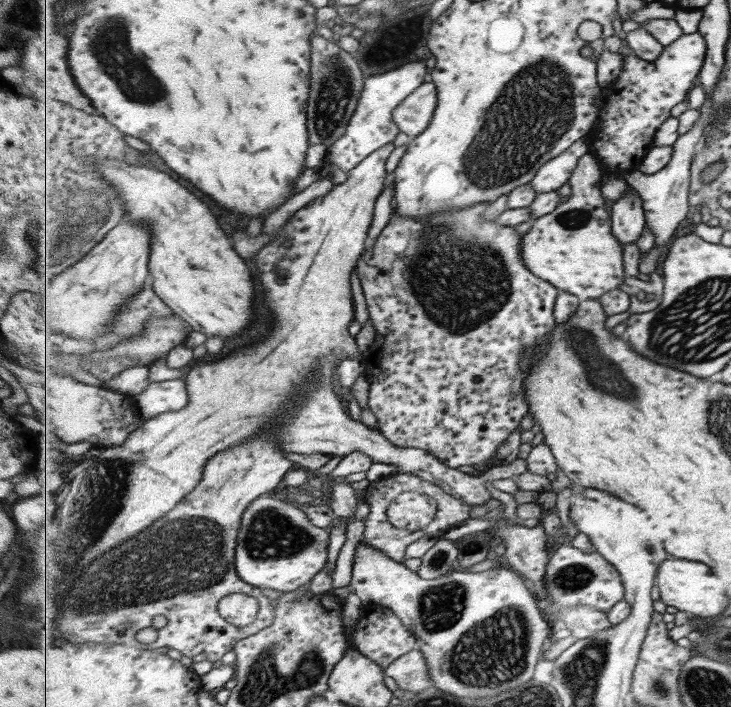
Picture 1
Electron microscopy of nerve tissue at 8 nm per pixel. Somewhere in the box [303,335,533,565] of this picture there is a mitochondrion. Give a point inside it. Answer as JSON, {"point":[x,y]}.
{"point":[470,547]}

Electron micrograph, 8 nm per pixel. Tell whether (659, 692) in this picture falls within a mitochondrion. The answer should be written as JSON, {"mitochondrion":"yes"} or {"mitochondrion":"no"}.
{"mitochondrion":"yes"}

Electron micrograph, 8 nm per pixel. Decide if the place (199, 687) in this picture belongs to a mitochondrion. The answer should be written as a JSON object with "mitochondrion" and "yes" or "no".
{"mitochondrion":"no"}

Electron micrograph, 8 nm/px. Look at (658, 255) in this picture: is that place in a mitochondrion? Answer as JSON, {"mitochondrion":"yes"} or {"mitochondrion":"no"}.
{"mitochondrion":"no"}

